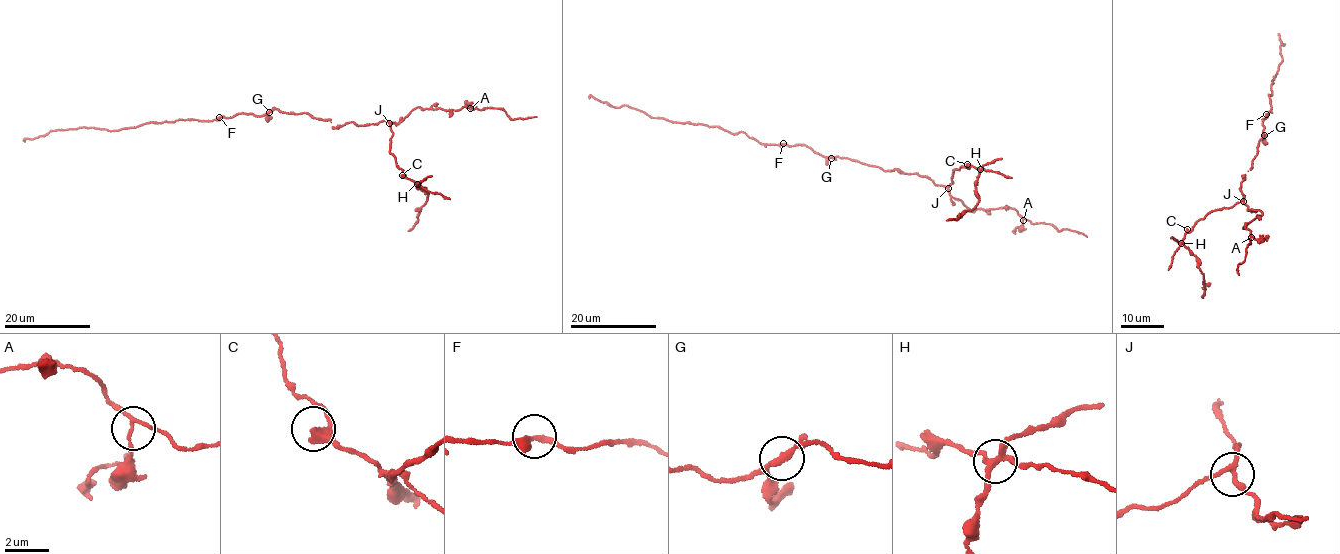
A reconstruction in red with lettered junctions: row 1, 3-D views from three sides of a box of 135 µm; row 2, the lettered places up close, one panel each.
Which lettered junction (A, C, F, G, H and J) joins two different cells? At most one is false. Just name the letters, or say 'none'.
H

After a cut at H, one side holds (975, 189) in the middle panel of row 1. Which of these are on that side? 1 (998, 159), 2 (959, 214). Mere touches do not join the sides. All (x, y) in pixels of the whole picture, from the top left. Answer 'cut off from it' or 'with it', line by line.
1: with it
2: with it

